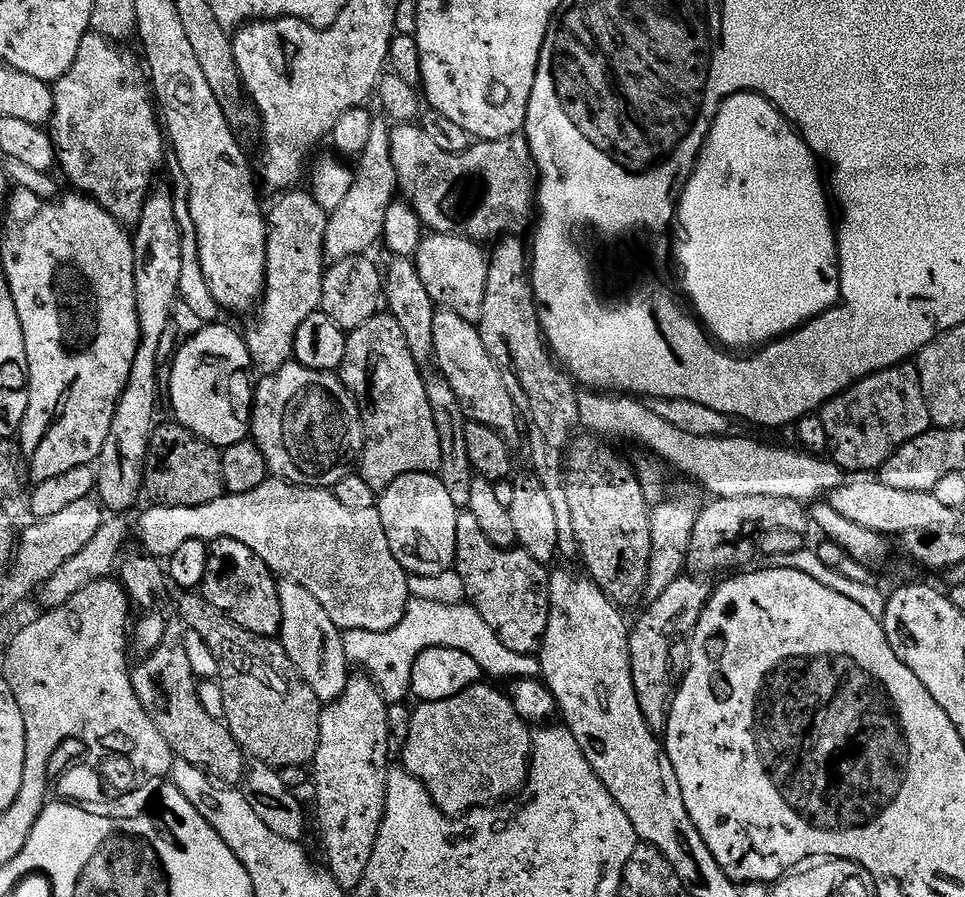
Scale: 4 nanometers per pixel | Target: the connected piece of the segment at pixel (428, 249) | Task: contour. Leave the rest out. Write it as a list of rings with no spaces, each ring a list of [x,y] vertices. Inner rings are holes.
[[[428,234],[414,253],[418,274],[422,274],[422,283],[434,303],[441,309],[473,322],[479,321],[482,314],[490,259],[489,253],[480,248],[483,247],[477,241],[464,236]]]

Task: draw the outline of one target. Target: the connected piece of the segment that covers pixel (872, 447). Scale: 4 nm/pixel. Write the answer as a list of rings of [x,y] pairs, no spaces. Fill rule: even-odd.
[[[915,363],[896,364],[862,378],[822,409],[831,459],[848,474],[872,474],[898,449],[933,427],[930,406]]]

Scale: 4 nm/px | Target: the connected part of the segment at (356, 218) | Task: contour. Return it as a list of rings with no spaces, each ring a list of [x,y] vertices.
[[[373,119],[366,150],[362,150],[358,157],[360,169],[355,169],[353,188],[346,195],[346,200],[330,212],[324,243],[325,261],[335,262],[351,256],[362,256],[371,253],[371,248],[381,243],[386,226],[386,210],[390,210],[398,196],[398,176],[390,156],[391,138],[392,128],[383,119]]]

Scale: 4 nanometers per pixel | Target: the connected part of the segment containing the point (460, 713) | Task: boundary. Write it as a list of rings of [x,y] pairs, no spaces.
[[[481,682],[441,700],[426,700],[412,708],[410,738],[402,767],[430,794],[439,812],[450,817],[464,816],[475,808],[487,808],[515,797],[528,782],[528,767],[532,764],[532,734],[529,721],[520,717],[511,699],[491,683]]]

